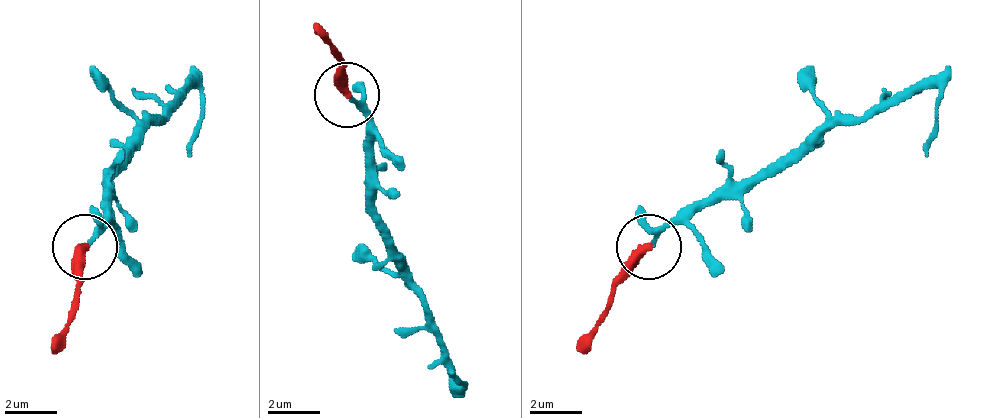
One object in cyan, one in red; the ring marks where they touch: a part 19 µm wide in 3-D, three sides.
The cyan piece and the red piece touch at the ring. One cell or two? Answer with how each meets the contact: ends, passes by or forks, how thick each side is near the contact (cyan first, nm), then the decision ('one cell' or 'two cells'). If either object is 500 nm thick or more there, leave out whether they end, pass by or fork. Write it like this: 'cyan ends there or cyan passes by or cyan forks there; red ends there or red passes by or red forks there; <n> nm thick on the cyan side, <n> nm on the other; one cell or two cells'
cyan passes by; red ends there; 150 nm thick on the cyan side, 380 nm on the other; one cell

